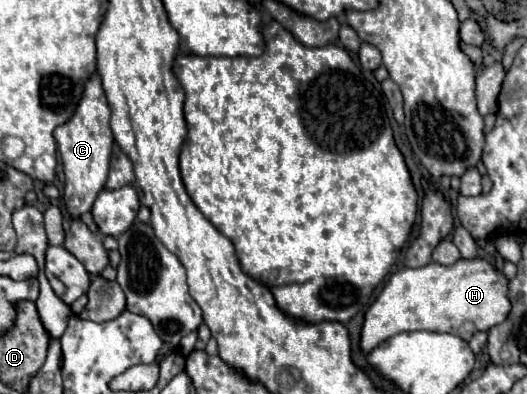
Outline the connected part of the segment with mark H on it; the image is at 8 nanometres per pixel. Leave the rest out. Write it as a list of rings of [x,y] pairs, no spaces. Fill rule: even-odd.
[[[480,257],[460,259],[450,267],[440,263],[428,263],[418,269],[404,267],[388,279],[380,295],[366,311],[360,333],[360,349],[362,353],[368,353],[392,335],[418,329],[450,333],[470,341],[476,331],[488,331],[508,317],[510,301],[506,291],[508,279]]]

